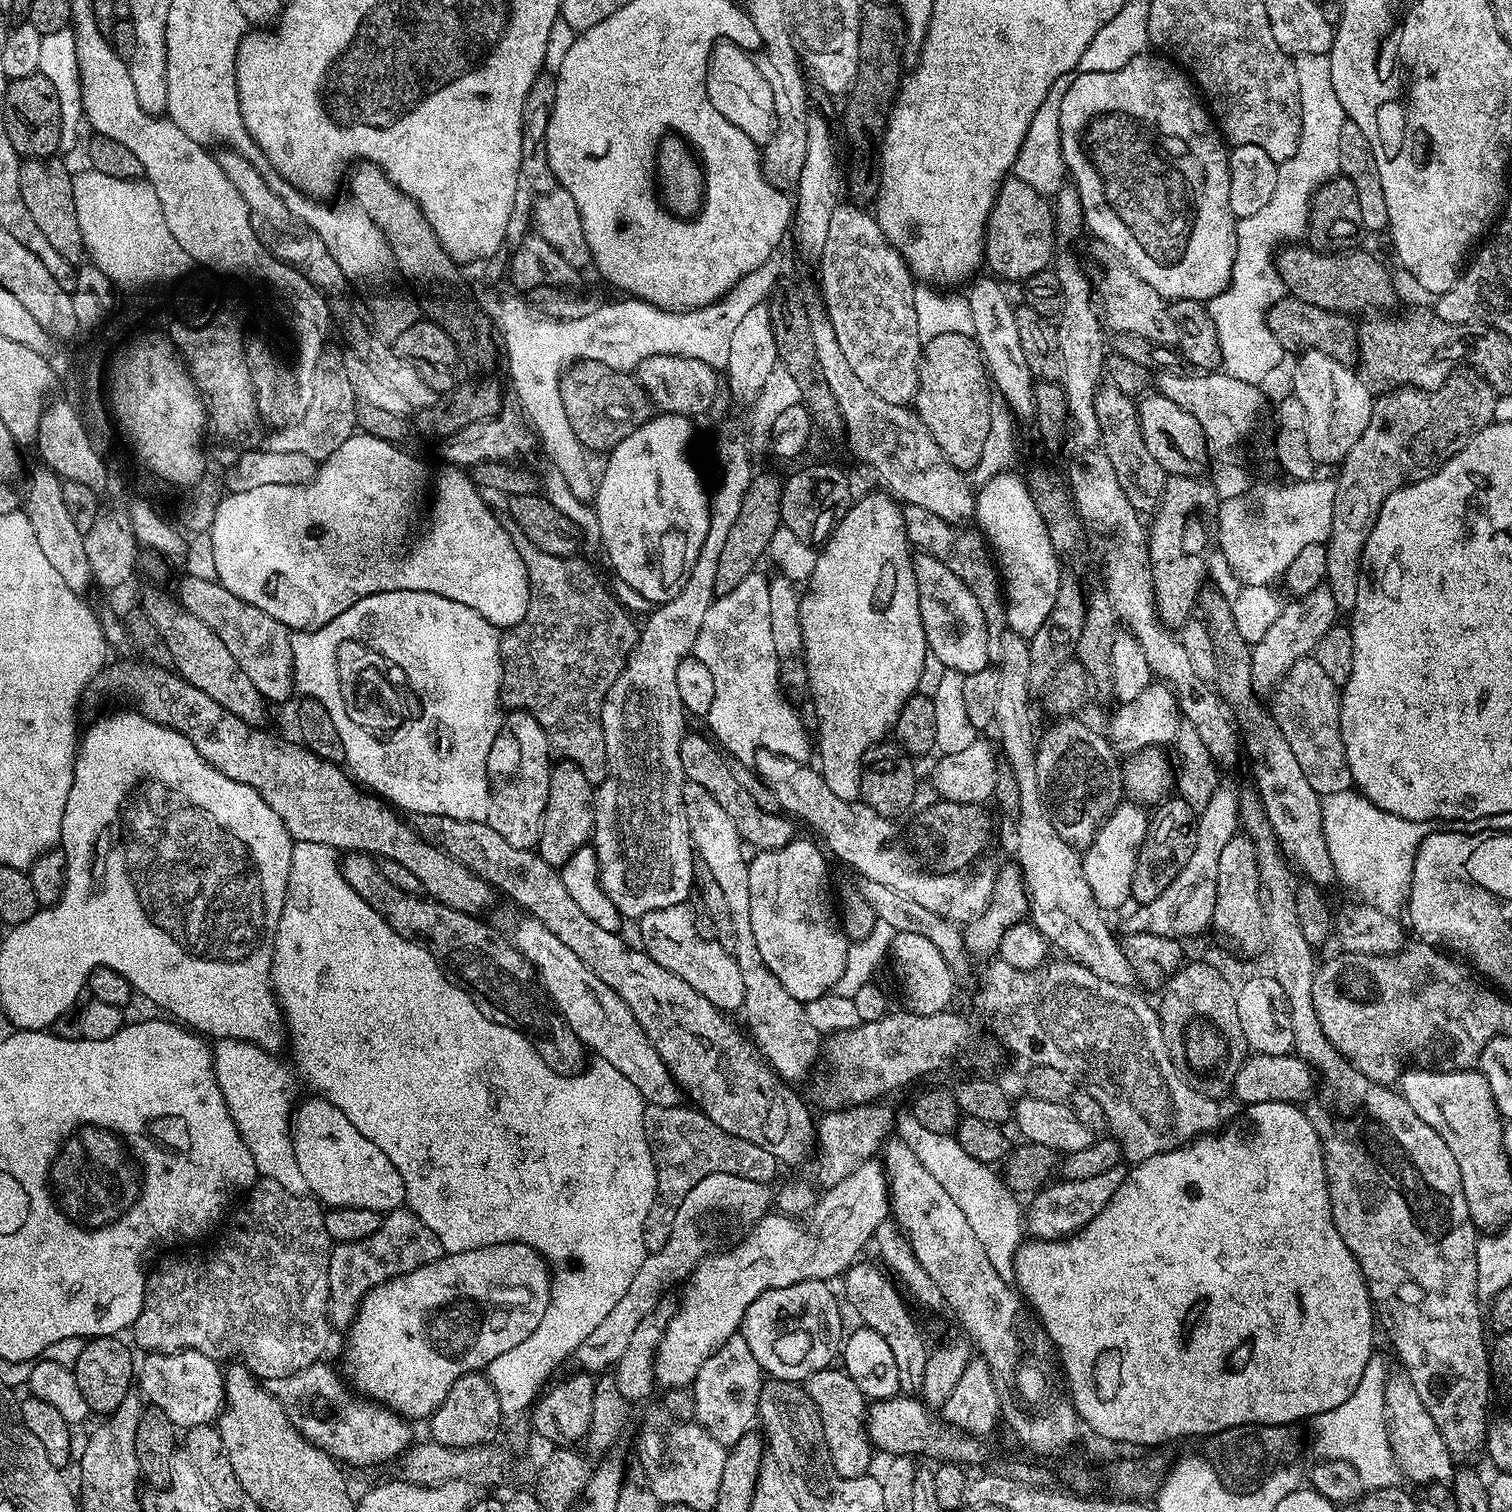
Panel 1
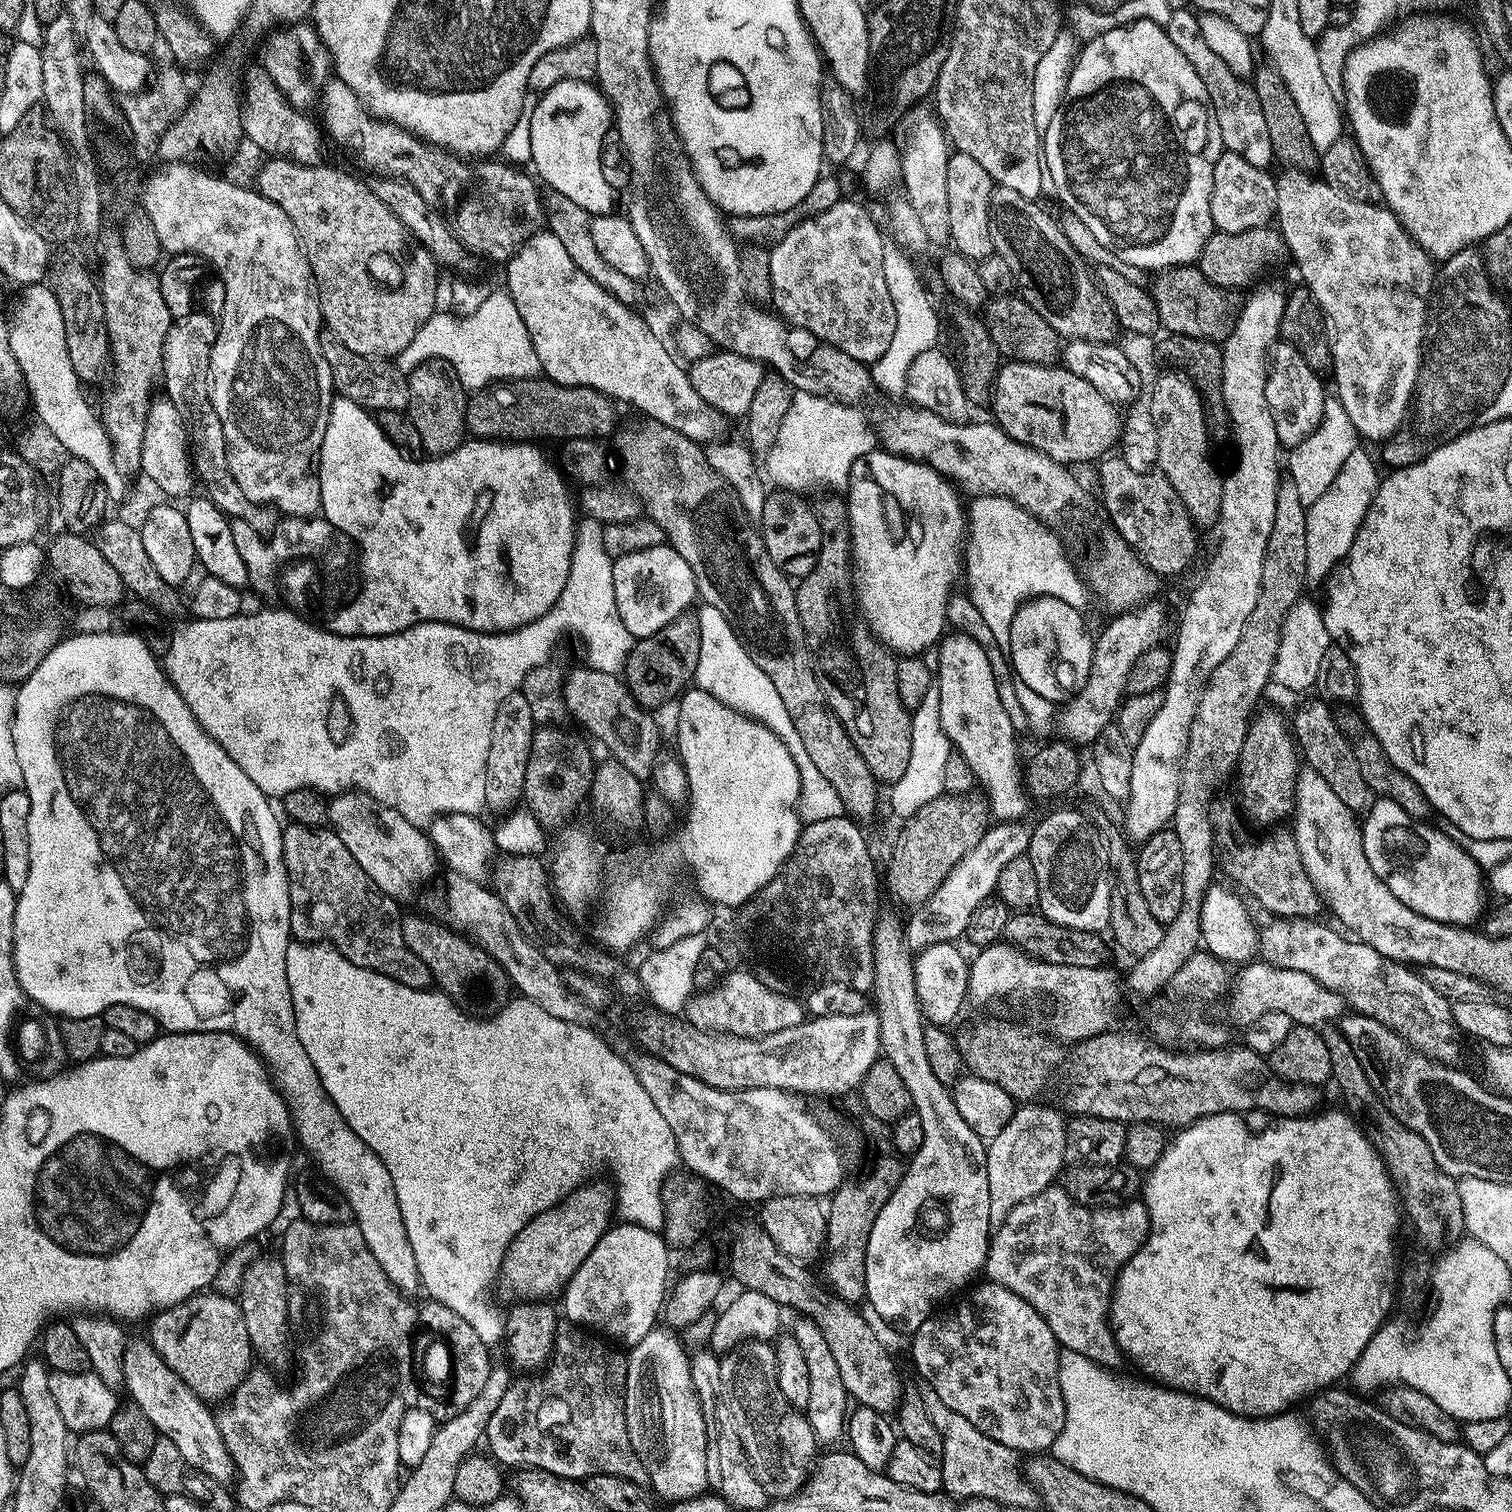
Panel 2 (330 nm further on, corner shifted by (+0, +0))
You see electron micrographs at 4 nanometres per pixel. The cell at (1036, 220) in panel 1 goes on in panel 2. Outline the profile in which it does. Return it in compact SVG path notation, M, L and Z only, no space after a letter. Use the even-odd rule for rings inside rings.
M953 151L946 166L946 206L948 207L948 234L950 244L955 251L973 262L993 255L988 225L988 208L994 182L970 154Z

